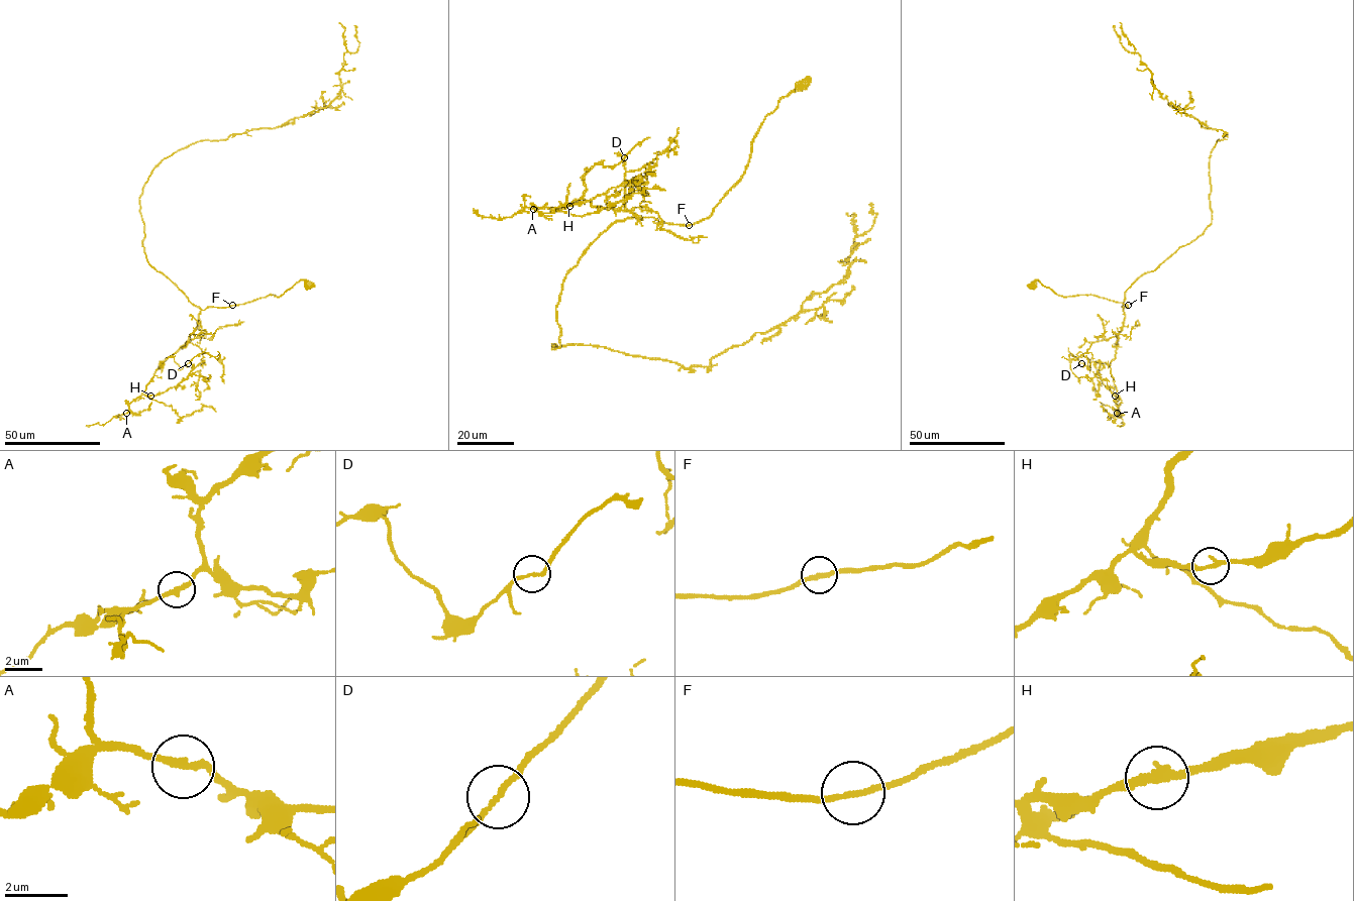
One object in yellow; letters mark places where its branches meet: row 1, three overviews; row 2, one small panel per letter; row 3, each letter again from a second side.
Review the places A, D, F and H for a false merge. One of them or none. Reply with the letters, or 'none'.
none

